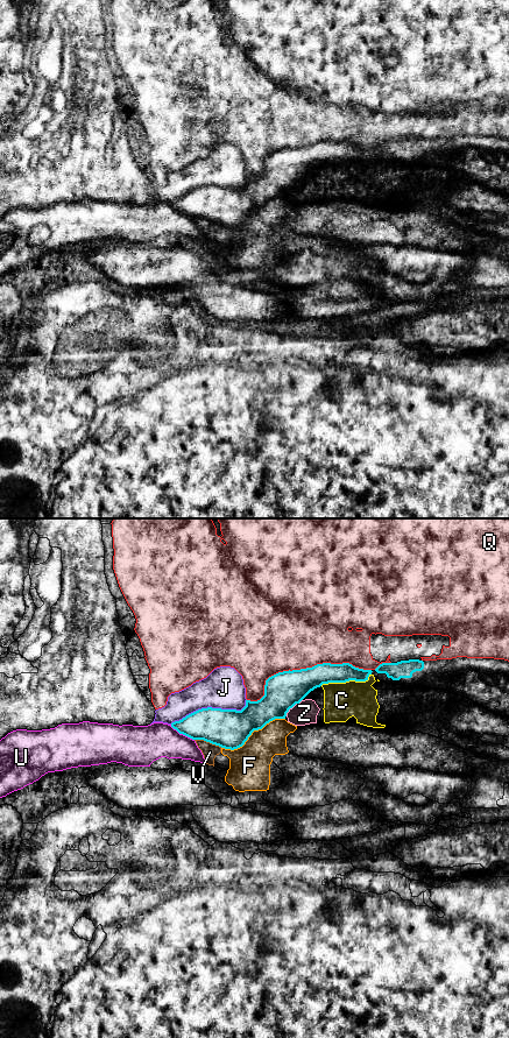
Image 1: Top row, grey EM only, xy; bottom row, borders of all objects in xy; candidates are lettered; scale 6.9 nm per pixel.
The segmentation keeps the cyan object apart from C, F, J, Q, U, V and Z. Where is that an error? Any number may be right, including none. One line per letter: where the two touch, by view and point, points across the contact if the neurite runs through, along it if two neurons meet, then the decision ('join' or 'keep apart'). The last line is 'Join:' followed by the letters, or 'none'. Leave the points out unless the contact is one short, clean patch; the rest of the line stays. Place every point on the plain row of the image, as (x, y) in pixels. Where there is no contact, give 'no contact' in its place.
C: xy (346, 159) | keep apart
F: xy (252, 210) | keep apart
J: xy (210, 185) | keep apart
Q: xy (303, 147) | keep apart
U: xy (182, 211) | keep apart
V: xy (209, 219) | keep apart
Z: xy (292, 184) | keep apart
Join: none

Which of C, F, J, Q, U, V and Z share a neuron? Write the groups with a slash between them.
C Z / F V / J / Q / U

